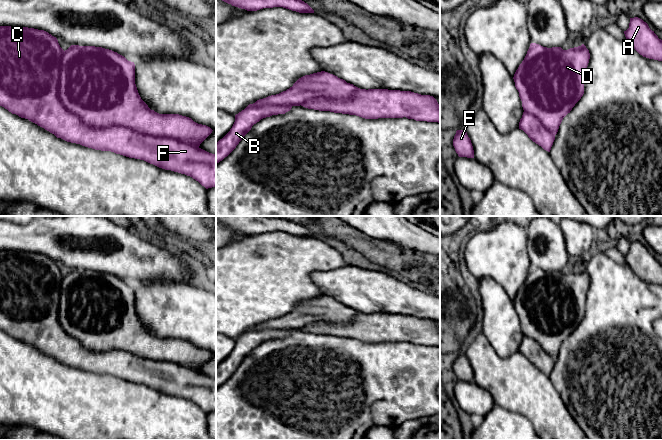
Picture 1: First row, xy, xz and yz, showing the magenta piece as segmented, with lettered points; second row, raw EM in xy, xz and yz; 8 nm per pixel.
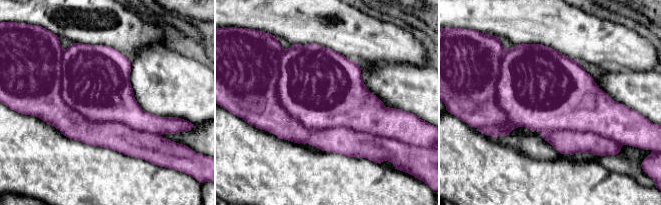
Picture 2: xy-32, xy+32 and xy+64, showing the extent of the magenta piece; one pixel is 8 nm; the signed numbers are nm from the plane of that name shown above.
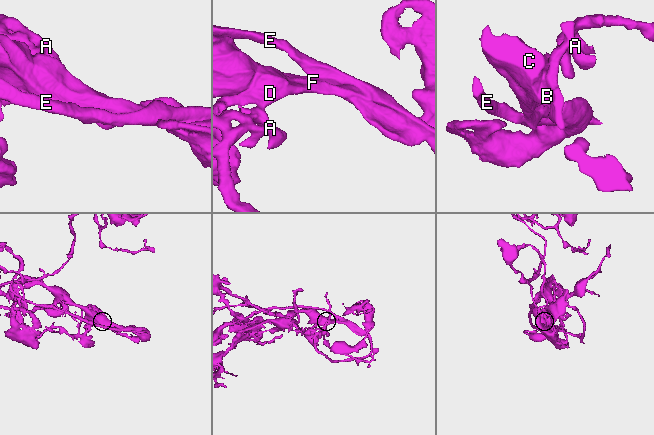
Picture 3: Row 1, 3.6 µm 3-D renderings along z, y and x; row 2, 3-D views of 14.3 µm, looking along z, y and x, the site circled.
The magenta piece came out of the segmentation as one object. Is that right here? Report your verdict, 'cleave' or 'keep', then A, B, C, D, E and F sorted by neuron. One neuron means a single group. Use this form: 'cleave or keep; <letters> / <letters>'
keep; A B C D E F

